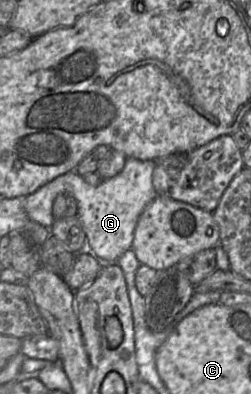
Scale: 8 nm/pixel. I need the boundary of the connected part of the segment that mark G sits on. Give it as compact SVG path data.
M127 157L123 169L117 175L106 180L101 180L101 182L97 185L89 185L83 180L82 176L78 175L75 171L69 171L54 178L47 184L41 186L35 192L24 197L23 207L31 221L41 224L50 231L54 221L52 214L54 199L60 193L70 193L77 203L76 215L81 222L81 226L86 236L86 249L103 264L115 263L125 251L131 249L137 221L143 210L157 196L152 183L154 169L154 160L142 161Z

